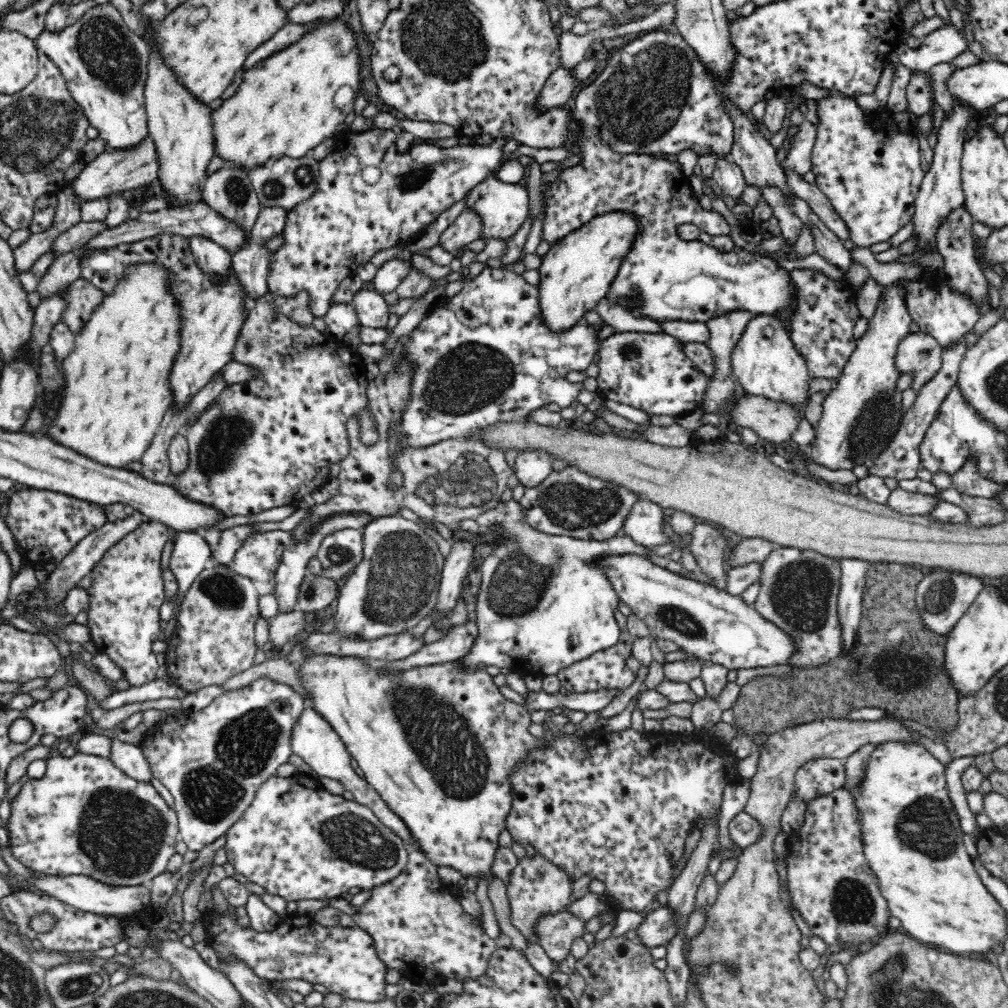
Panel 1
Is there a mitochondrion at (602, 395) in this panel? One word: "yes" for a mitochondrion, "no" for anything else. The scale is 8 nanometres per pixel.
no

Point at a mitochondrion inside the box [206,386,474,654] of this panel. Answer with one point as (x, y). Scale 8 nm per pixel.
(399, 584)

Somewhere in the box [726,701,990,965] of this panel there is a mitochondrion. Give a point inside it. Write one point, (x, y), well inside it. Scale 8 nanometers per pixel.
(926, 826)

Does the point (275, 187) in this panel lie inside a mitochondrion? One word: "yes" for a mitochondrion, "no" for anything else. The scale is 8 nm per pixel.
yes

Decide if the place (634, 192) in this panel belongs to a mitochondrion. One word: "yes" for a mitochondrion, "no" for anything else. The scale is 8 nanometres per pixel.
no

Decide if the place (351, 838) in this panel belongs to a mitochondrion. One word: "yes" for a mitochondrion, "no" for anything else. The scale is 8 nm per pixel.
yes

